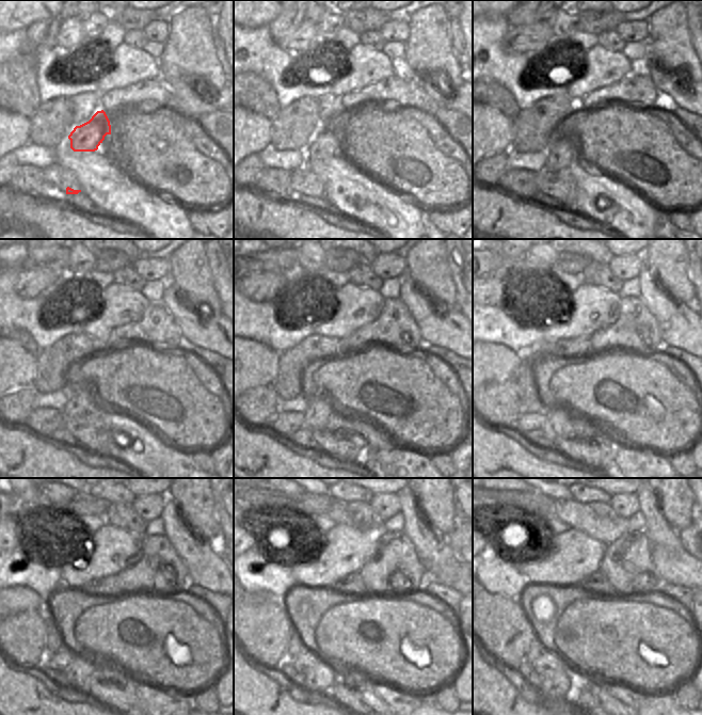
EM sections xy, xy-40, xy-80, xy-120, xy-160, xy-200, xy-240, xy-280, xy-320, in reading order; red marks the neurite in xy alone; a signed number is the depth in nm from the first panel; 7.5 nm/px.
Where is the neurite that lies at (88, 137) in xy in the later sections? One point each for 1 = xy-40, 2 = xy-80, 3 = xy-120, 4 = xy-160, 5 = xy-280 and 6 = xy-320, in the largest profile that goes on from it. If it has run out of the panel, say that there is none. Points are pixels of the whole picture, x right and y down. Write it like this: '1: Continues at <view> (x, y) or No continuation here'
1: Continues at xy-40 (326, 142)
2: Continues at xy-80 (563, 146)
3: Continues at xy-120 (82, 394)
4: Continues at xy-160 (320, 404)
5: Continues at xy-280 (320, 679)
6: Continues at xy-320 (556, 685).

